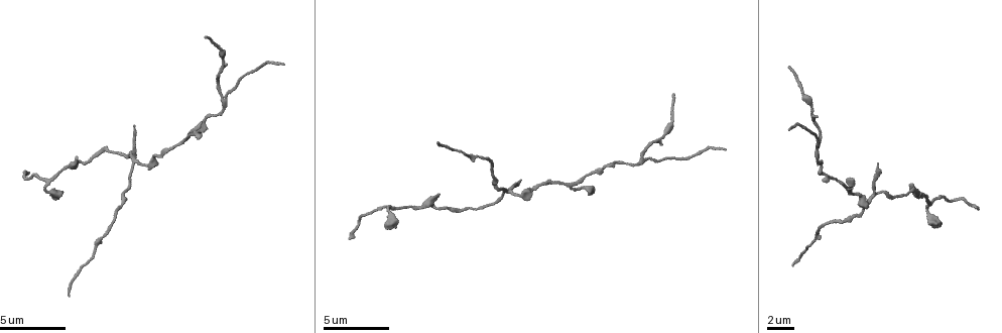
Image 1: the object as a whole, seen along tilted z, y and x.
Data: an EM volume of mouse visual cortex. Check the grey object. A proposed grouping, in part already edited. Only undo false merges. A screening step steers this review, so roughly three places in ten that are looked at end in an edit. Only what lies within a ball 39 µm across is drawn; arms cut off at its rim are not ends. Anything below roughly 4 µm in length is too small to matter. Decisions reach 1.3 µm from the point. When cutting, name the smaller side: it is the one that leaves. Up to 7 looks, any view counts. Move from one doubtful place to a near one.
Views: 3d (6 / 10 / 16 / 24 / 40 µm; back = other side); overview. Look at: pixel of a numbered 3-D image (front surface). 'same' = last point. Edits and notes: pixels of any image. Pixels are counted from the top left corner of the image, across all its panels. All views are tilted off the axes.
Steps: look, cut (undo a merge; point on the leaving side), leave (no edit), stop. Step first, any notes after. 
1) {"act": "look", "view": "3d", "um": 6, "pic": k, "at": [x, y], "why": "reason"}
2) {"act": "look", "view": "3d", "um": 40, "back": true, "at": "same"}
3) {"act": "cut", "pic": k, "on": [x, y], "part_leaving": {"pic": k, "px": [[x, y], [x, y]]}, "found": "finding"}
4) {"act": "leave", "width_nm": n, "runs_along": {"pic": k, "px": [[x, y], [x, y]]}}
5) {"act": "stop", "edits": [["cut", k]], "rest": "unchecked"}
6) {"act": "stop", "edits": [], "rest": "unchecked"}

{"act": "look", "view": "3d", "um": 10, "pic": 1, "at": [188, 134], "why": "a narrow waist"}

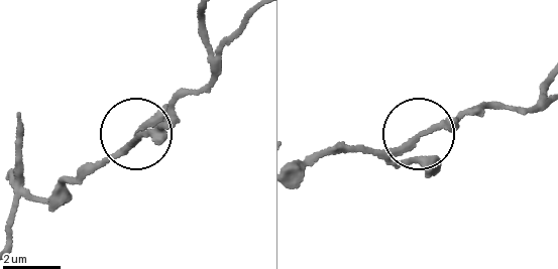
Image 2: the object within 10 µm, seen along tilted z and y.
{"act": "leave", "runs_along": {"pic": 2, "px": [[315, 162], [399, 144], [478, 107]]}, "found": "all the same cell"}

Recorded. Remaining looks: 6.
{"act": "look", "view": "3d", "um": 10, "pic": 1, "at": [870, 198], "why": "four arms meet"}

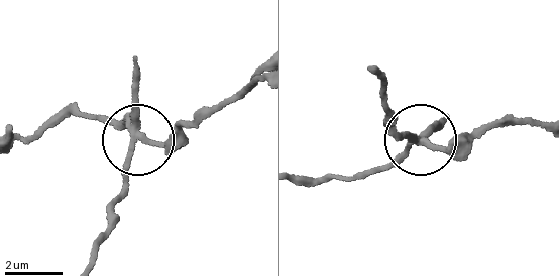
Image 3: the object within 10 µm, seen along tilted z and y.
{"act": "cut", "pic": 3, "on": [136, 91], "side_arm_um": 13, "part_leaving": {"pic": 3, "px": [[136, 136], [118, 203], [91, 256]]}, "found": "two cells meet here"}

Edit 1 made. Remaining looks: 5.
{"act": "look", "view": "3d", "um": 10, "pic": 1, "at": [222, 95], "why": "three arms meet"}

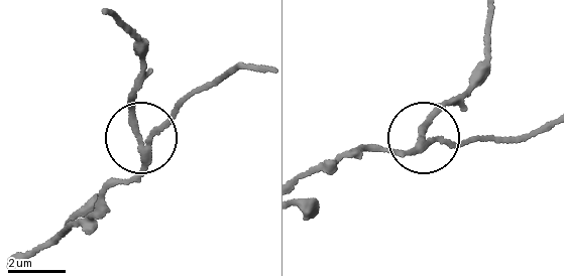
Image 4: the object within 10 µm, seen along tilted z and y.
{"act": "cut", "pic": 4, "on": [129, 115], "width_nm": 200, "part_leaving": {"pic": 4, "px": [[141, 151], [135, 107], [142, 45], [117, 16]]}, "found": "two cells meet here"}

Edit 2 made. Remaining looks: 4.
{"act": "stop", "edits": [["cut", 3], ["cut", 4]], "rest": "unchecked"}

